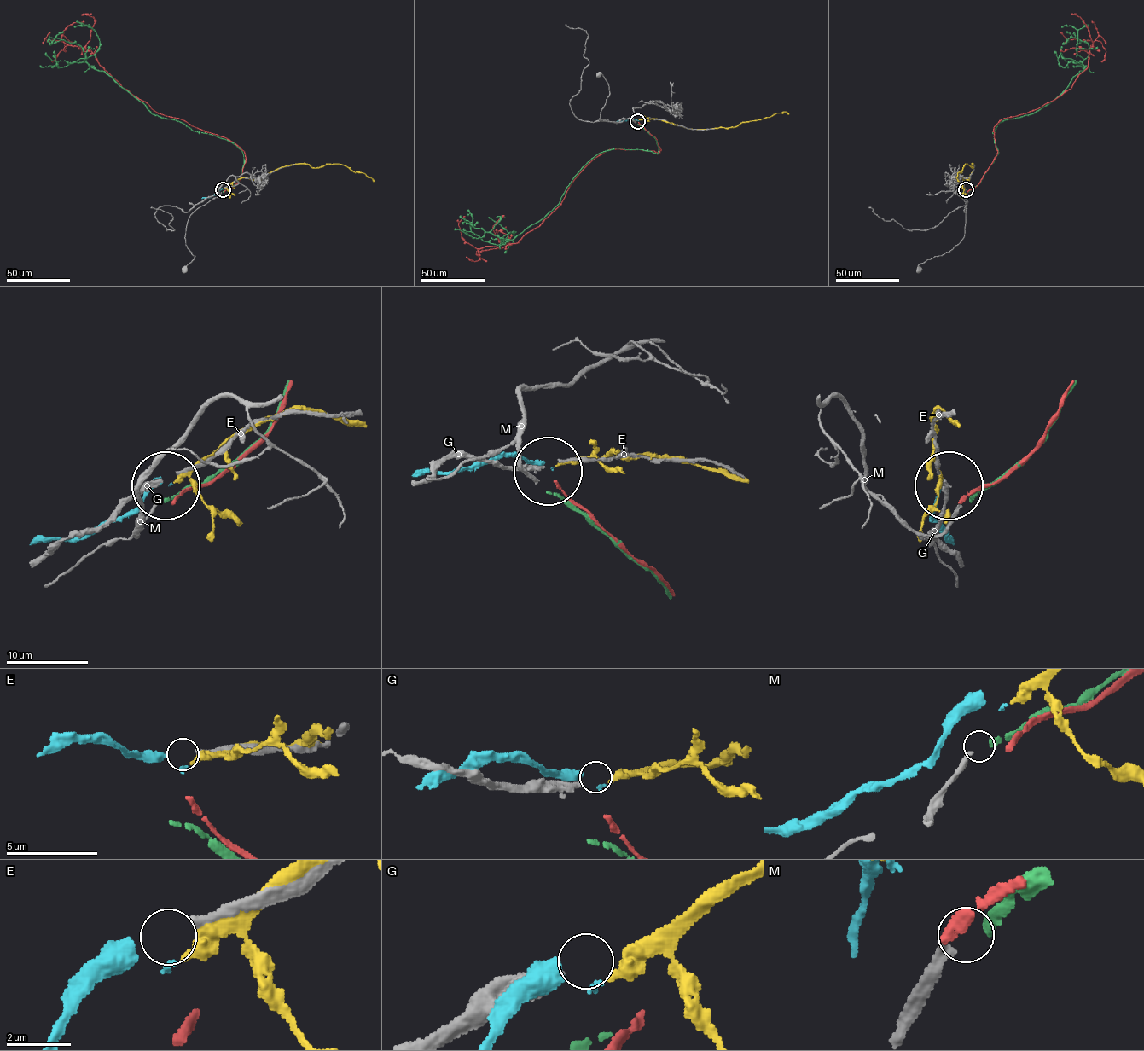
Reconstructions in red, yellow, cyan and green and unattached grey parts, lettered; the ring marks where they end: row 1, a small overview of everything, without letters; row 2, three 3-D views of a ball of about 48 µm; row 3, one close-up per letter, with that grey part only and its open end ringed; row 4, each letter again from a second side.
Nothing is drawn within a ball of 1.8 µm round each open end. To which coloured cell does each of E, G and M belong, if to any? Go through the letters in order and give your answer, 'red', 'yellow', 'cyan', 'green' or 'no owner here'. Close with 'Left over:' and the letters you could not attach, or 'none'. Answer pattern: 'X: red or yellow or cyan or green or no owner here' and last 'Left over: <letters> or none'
E: cyan
G: yellow
M: no owner here
Left over: M

